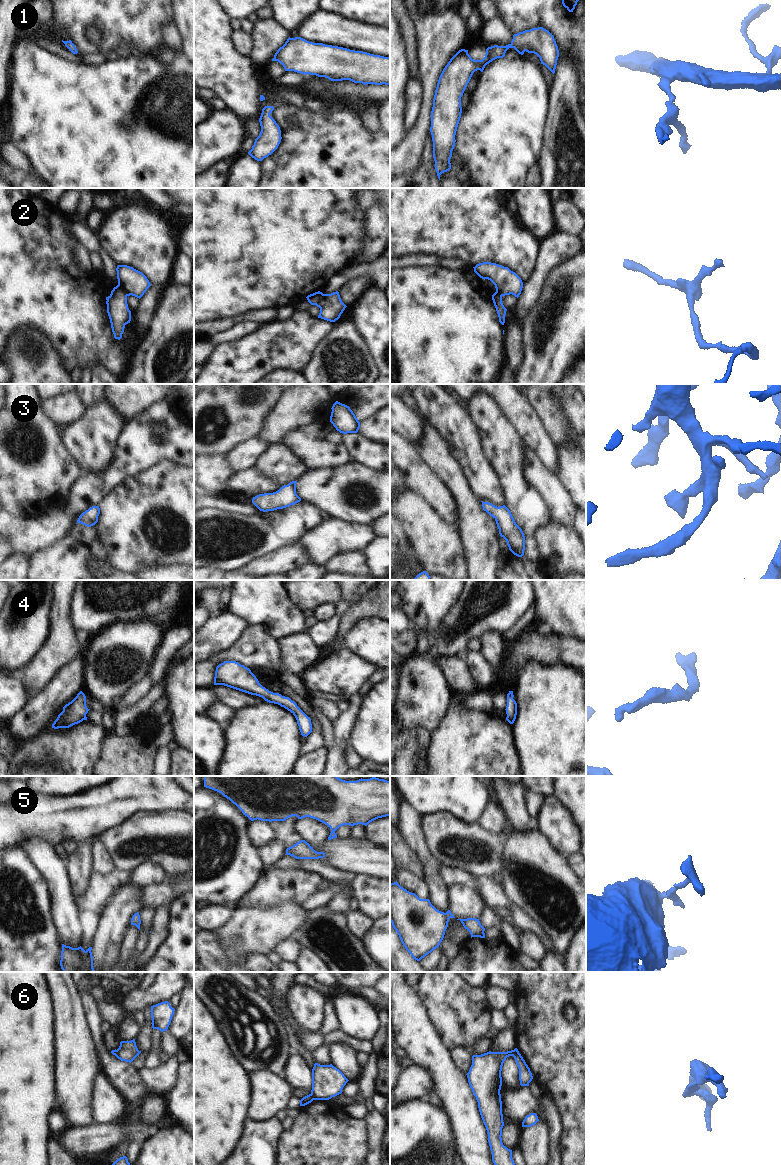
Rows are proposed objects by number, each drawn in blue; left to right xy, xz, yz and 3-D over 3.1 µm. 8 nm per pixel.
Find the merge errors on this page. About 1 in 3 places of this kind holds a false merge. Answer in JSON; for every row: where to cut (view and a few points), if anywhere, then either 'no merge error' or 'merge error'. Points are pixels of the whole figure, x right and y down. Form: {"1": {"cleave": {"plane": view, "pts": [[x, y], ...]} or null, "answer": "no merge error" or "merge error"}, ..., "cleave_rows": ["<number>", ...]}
{"1": {"cleave": null, "answer": "no merge error"}, "2": {"cleave": {"plane": "xy", "pts": [[116, 286], [127, 295]]}, "answer": "merge error"}, "3": {"cleave": null, "answer": "no merge error"}, "4": {"cleave": null, "answer": "no merge error"}, "5": {"cleave": null, "answer": "no merge error"}, "6": {"cleave": {"plane": "xz", "pts": [[311, 1093], [314, 1099]]}, "answer": "merge error"}, "cleave_rows": ["2", "6"]}

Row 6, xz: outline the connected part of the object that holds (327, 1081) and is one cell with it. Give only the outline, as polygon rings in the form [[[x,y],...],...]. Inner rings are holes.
[[[314,1064],[312,1069],[312,1090],[314,1100],[329,1100],[342,1093],[349,1080],[344,1074],[330,1065]]]

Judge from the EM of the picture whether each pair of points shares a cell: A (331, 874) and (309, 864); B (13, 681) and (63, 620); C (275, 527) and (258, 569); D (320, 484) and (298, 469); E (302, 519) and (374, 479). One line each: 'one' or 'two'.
A: one
B: two
C: two
D: two
E: two

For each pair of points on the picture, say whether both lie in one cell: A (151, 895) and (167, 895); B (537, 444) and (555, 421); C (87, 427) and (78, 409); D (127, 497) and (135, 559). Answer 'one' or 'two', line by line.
A: one
B: two
C: two
D: one

